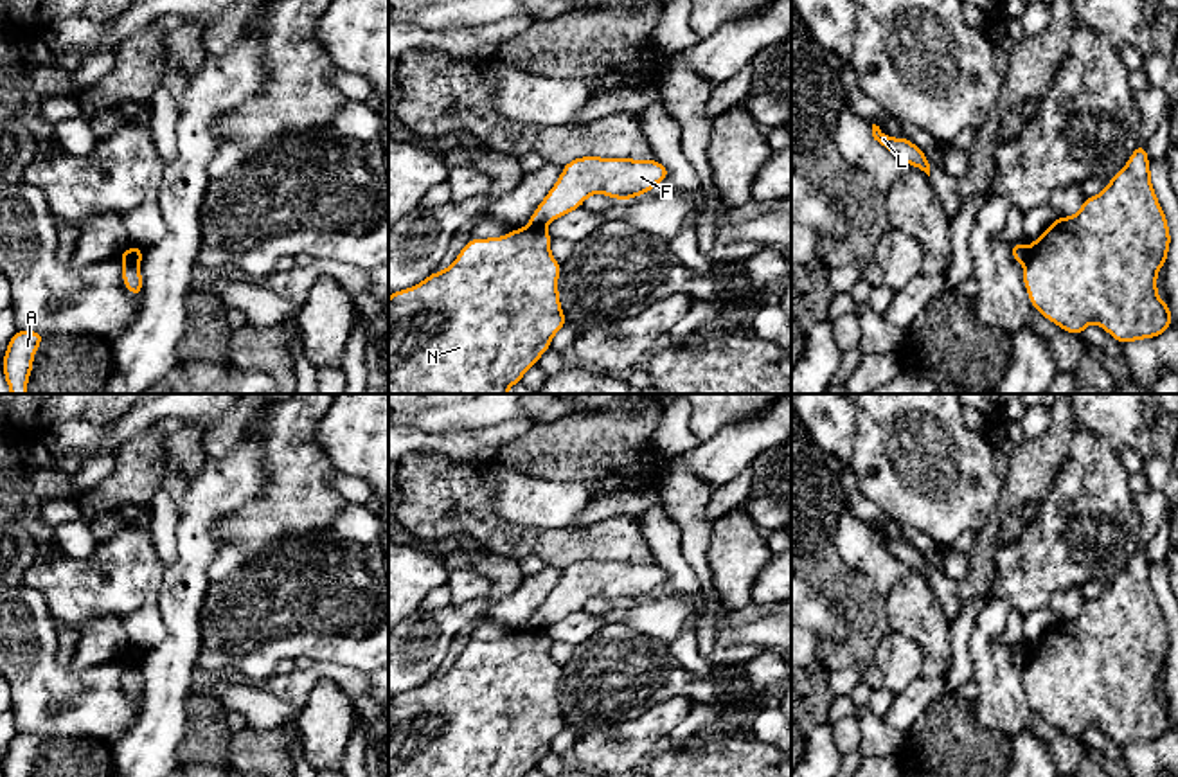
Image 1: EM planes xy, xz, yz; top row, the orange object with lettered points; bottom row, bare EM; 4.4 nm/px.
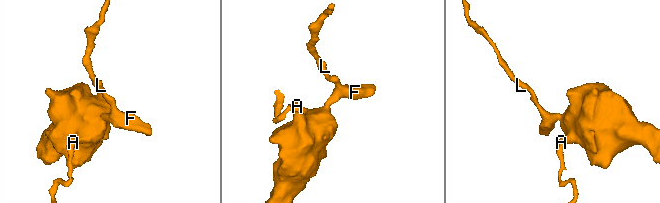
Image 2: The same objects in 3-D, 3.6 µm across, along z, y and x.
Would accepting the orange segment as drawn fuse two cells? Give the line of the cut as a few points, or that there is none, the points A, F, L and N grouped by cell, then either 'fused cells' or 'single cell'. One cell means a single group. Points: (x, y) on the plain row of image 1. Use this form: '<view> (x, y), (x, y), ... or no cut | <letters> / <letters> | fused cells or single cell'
xz (529, 626), (542, 632) | A N / F L | fused cells

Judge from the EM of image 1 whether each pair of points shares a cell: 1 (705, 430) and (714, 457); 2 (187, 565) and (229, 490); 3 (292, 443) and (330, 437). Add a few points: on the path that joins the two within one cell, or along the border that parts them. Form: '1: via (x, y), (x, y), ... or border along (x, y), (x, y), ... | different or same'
1: border along (747, 418), (729, 421), (702, 443) | different
2: via (196, 547), (196, 522), (211, 508) | same
3: border along (324, 412), (317, 425), (317, 445), (335, 470) | different

